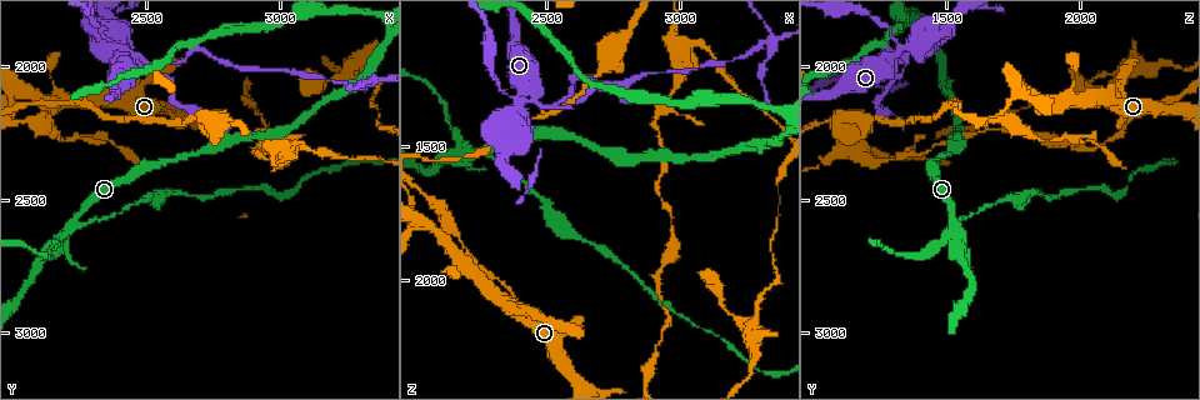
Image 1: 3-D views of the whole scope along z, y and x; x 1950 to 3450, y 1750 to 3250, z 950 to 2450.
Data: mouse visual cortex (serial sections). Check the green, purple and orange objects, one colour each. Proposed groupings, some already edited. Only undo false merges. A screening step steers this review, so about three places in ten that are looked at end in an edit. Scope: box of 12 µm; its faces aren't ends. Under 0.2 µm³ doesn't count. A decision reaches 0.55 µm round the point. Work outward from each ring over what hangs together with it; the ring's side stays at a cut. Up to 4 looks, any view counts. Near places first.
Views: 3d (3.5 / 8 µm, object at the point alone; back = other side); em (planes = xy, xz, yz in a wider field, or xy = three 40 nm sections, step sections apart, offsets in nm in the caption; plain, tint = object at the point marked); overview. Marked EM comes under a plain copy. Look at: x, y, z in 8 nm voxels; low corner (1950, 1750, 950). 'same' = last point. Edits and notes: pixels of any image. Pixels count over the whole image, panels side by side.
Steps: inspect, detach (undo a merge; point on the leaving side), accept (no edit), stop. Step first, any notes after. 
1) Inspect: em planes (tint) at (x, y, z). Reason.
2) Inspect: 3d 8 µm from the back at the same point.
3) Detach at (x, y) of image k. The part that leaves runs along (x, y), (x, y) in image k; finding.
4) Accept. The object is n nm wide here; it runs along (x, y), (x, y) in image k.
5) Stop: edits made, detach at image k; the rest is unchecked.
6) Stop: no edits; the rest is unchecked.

Inspect: 3d 3.5 µm at (2230, 2580, 1530). Side arm on a straight run.

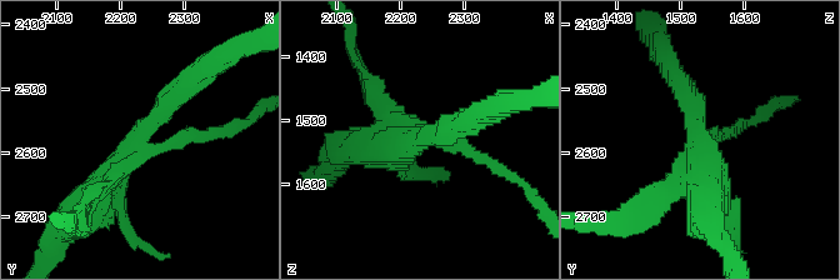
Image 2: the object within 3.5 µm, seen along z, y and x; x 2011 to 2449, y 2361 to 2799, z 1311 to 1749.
Inspect: em xy step 2 (tint) at (2230, 2585, 1530). Need the tissue.

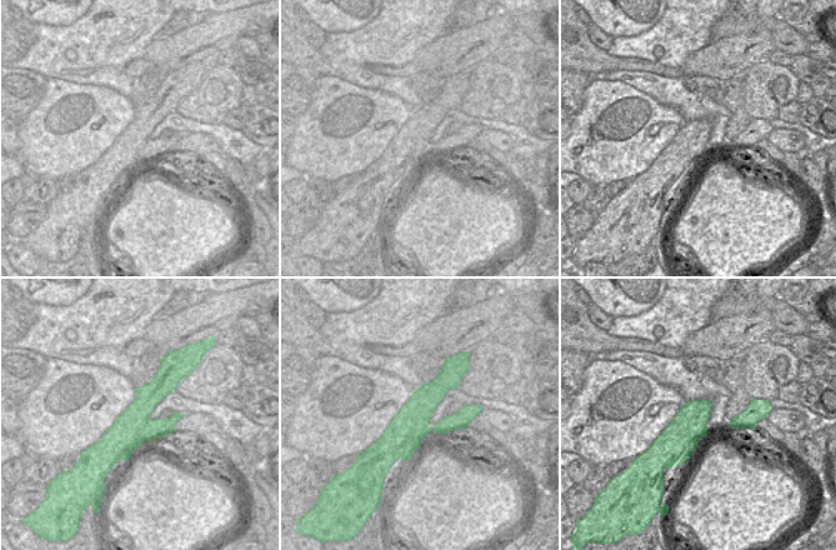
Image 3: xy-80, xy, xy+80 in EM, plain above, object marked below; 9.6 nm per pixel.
Detach at (194, 138) of image 2. The arms are 150, 300, 400 nm wide; the part that leaves runs along (146, 148), (250, 121) in image 2; a second cell is stuck on.

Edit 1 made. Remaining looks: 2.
Inspect: 3d 3.5 µm at (2400, 1940, 1330). Small branch off a trunk.

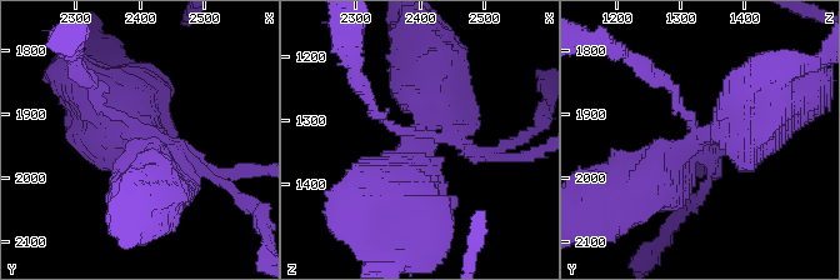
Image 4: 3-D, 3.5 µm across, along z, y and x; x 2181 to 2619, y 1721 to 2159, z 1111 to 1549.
Inspect: em planes (tint) at (2400, 1935, 1320). 3 arms meet here; the arms are 150, 600, 700 nm wide.

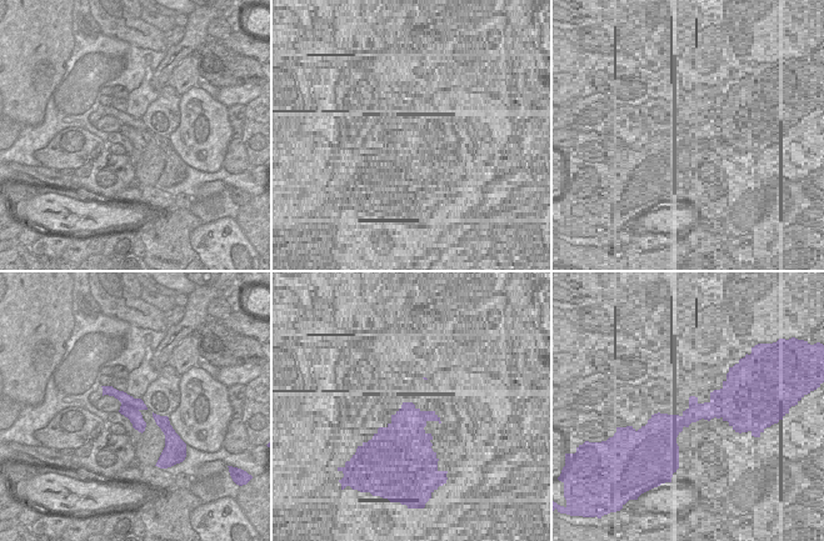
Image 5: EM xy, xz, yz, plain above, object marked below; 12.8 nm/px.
Detach at (498, 153) of image 4. The part that leaves runs along (460, 138), (494, 158), (540, 150) in image 4; a second cell is stuck on.

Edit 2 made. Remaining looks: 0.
Stop: edits made, detach at image 2, detach at image 4; the rest is unchecked.

